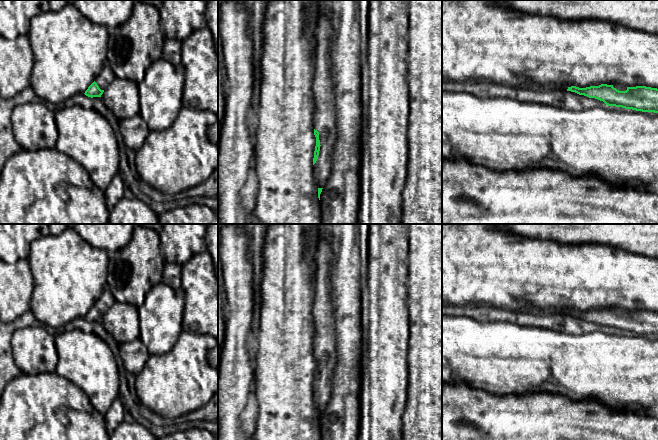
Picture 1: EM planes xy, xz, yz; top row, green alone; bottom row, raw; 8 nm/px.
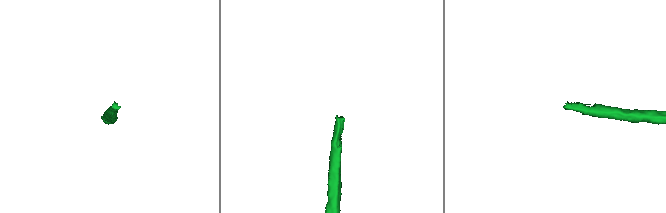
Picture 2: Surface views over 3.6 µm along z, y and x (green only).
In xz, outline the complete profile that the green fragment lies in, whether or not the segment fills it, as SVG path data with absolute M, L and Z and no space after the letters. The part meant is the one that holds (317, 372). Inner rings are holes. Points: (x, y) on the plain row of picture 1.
M329 224L322 228L319 249L316 254L315 297L312 316L315 323L314 359L316 370L313 382L314 403L318 411L318 422L331 396L336 364L336 335L334 306L331 299L330 272L333 251L330 246Z

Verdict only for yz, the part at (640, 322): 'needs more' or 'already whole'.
needs more

